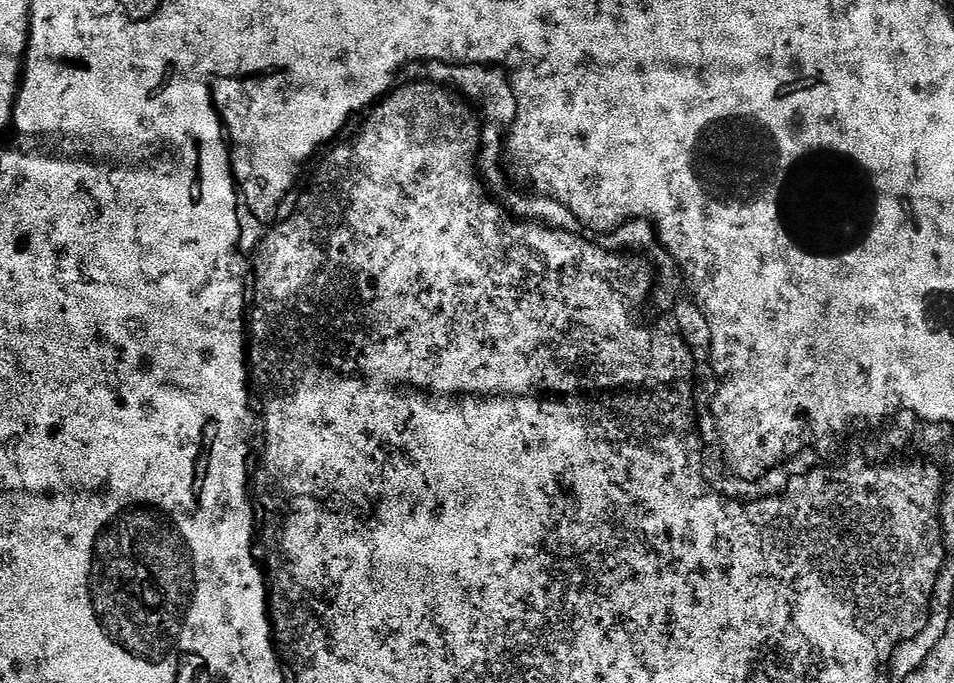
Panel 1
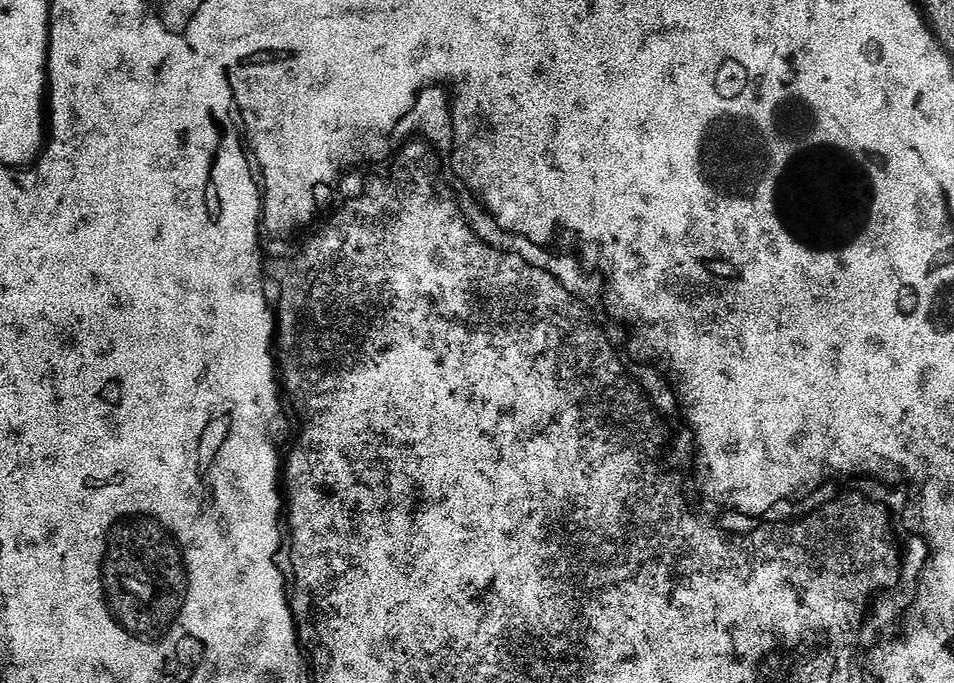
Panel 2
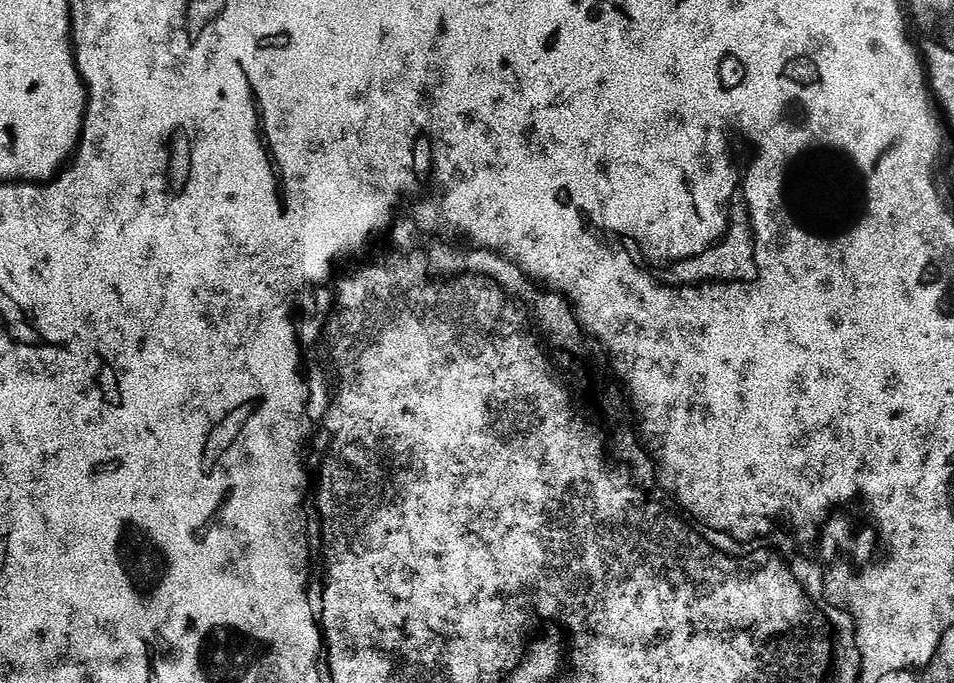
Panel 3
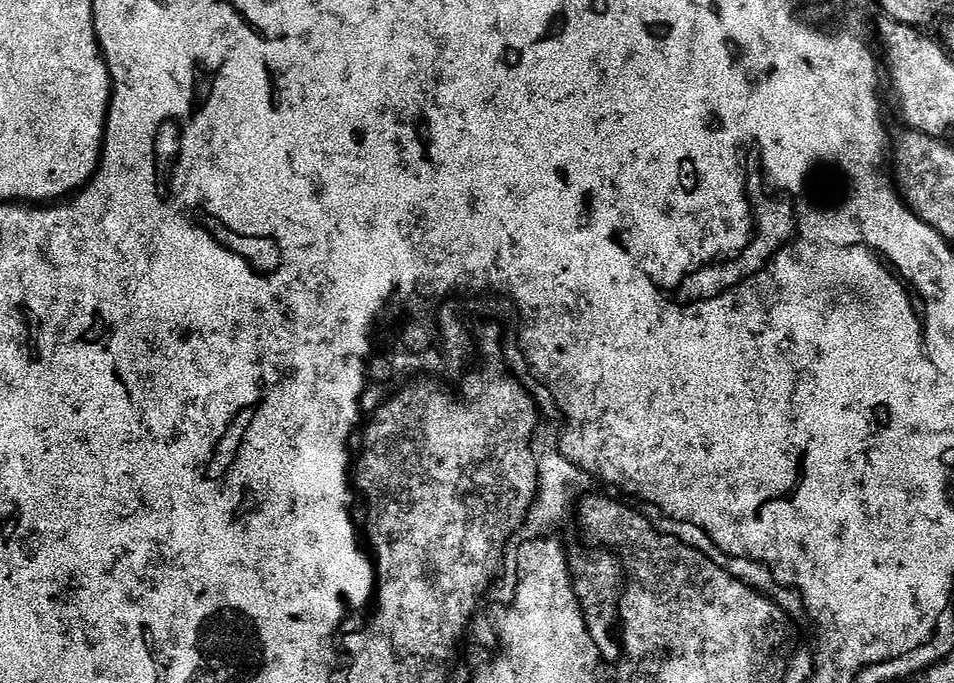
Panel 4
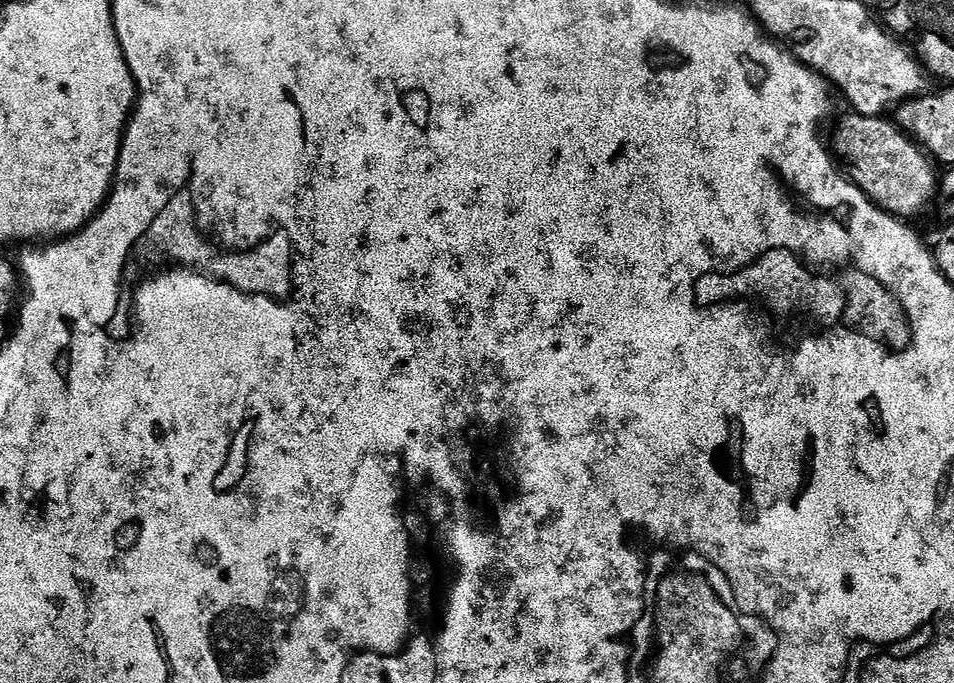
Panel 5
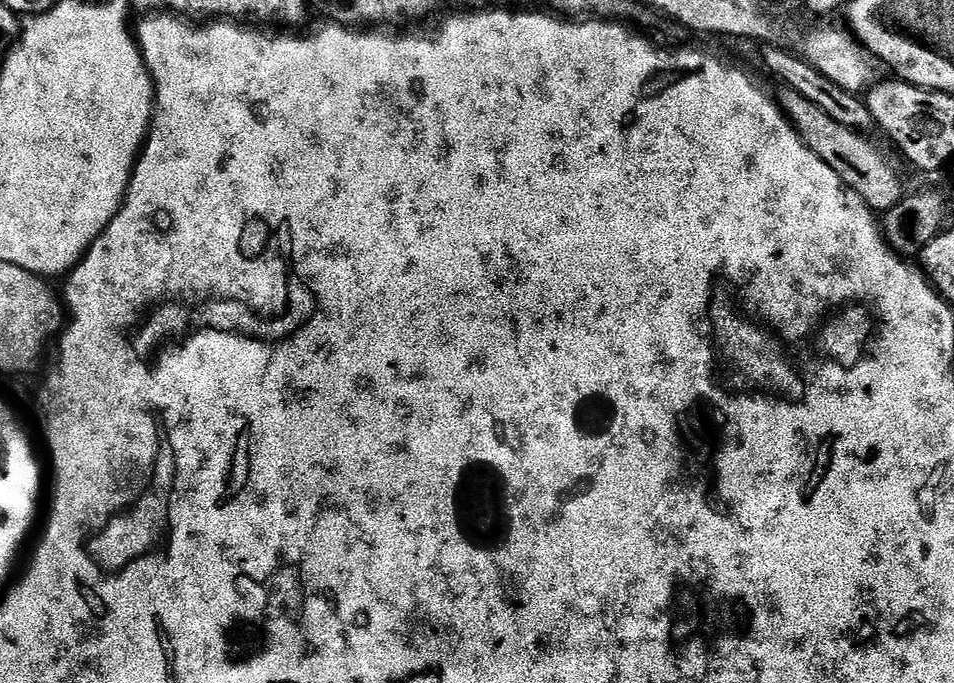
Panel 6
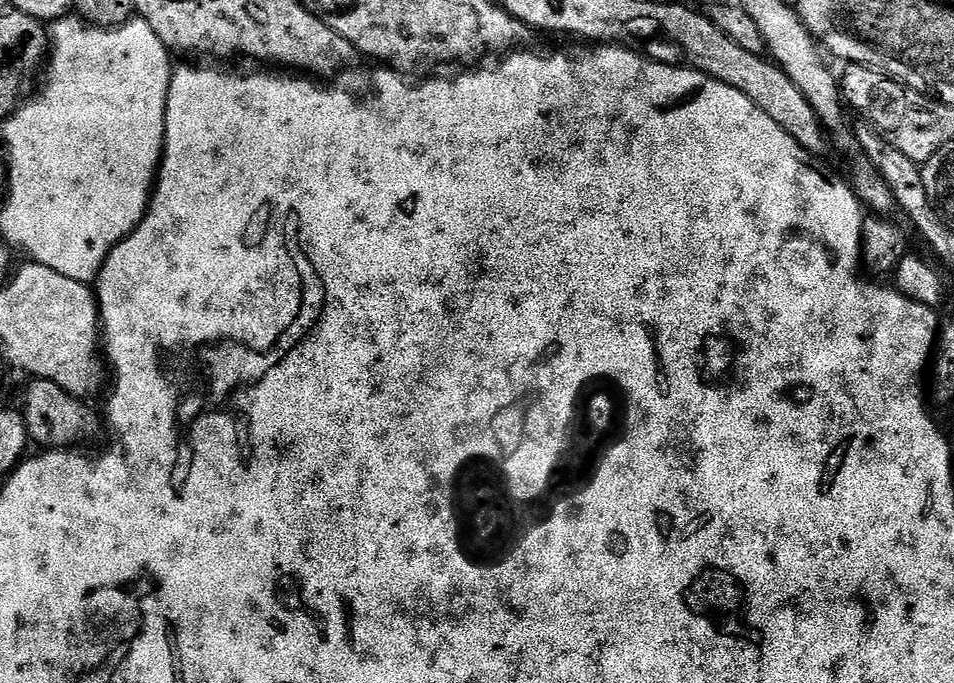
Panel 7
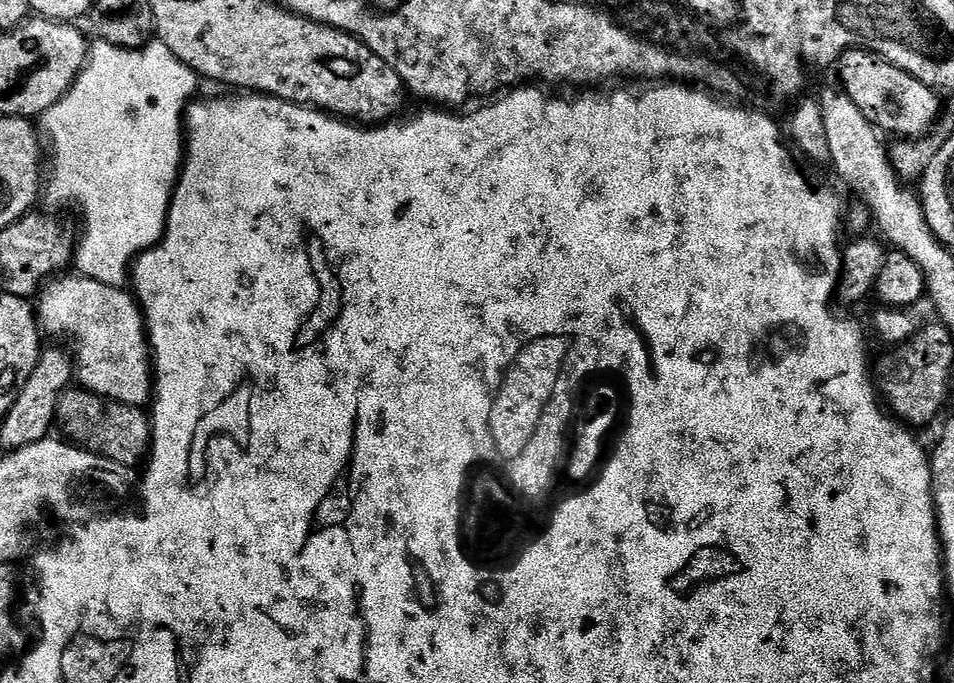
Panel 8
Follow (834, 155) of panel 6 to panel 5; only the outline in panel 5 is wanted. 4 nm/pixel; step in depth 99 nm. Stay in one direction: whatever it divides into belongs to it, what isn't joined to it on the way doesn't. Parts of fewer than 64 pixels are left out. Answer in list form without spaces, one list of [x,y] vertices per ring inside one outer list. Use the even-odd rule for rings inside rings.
[[[848,114],[836,128],[834,152],[841,161],[844,159],[848,163],[848,179],[857,184],[883,212],[888,212],[891,216],[920,216],[927,210],[928,203],[937,199],[937,165],[923,147],[891,119]]]

